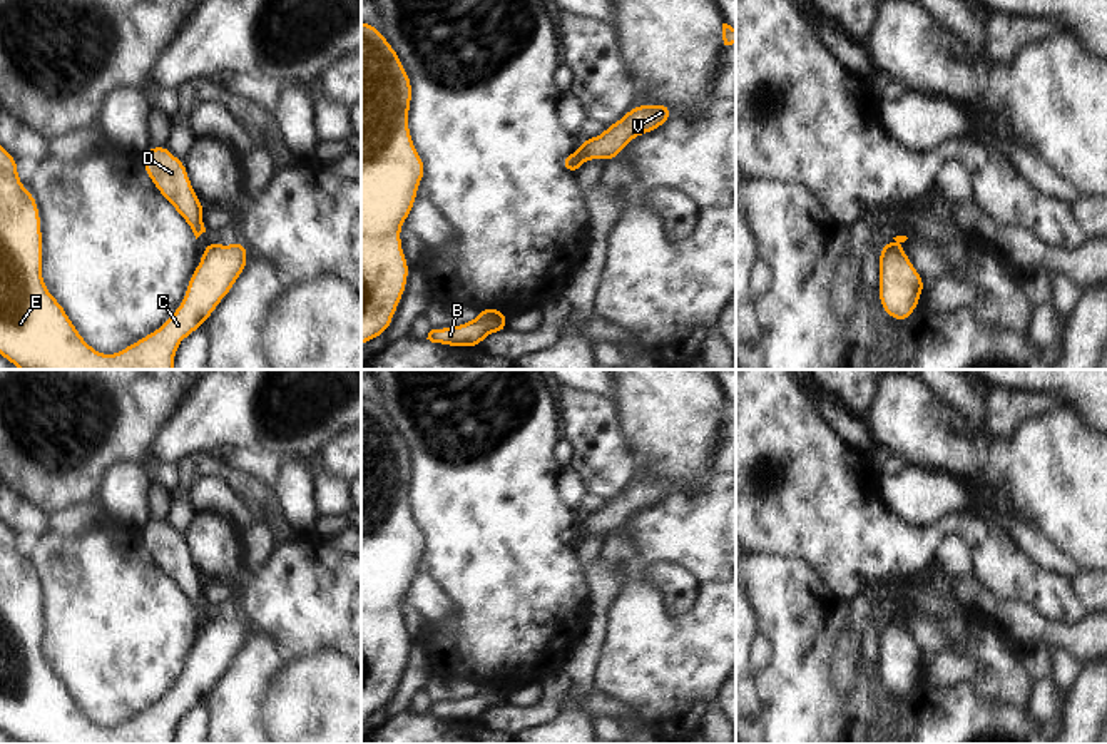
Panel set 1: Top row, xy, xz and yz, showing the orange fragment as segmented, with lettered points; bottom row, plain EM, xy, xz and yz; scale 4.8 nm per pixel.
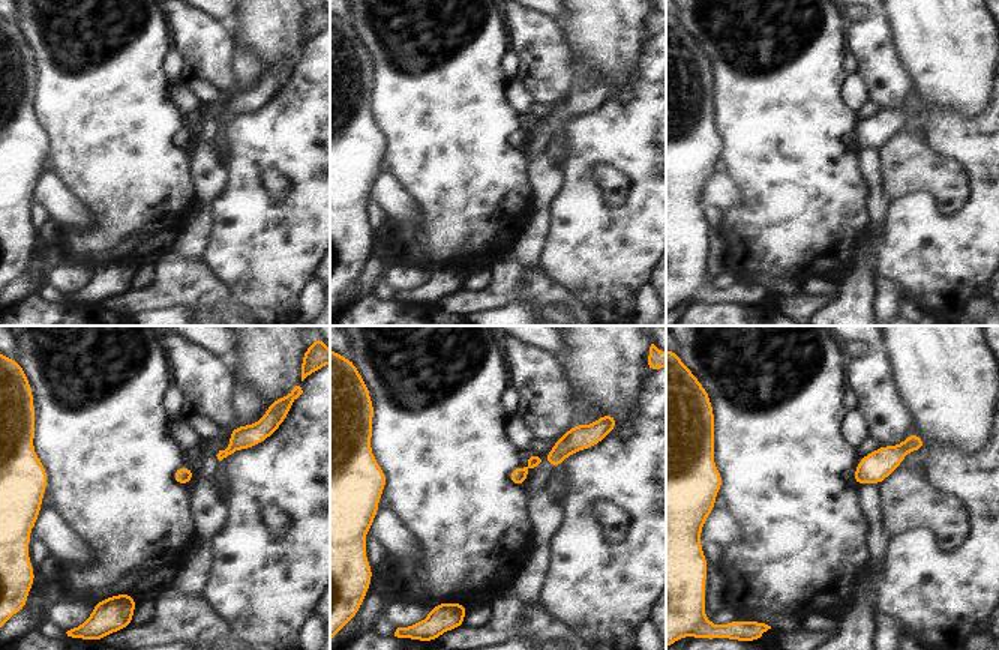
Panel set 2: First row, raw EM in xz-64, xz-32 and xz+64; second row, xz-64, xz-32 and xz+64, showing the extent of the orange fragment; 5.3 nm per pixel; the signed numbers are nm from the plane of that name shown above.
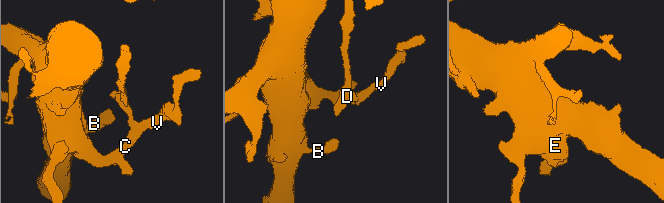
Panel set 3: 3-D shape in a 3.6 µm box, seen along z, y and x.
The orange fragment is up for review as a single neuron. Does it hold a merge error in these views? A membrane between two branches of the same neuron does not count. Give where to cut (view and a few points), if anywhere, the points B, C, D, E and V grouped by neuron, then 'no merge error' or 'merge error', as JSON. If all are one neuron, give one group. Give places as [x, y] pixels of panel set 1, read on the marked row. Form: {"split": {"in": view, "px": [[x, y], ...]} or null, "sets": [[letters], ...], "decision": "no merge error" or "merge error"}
{"split": {"in": "xz", "px": [[579, 151], [582, 161]]}, "sets": [["B", "C", "E", "V"], ["D"]], "decision": "merge error"}

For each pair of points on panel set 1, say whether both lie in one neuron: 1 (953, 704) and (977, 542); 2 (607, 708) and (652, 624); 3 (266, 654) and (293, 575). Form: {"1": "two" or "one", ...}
{"1": "two", "2": "two", "3": "two"}

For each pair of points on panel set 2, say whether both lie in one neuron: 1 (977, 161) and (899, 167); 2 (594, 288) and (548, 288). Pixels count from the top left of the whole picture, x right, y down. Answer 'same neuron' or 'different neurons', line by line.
1: different neurons
2: different neurons

